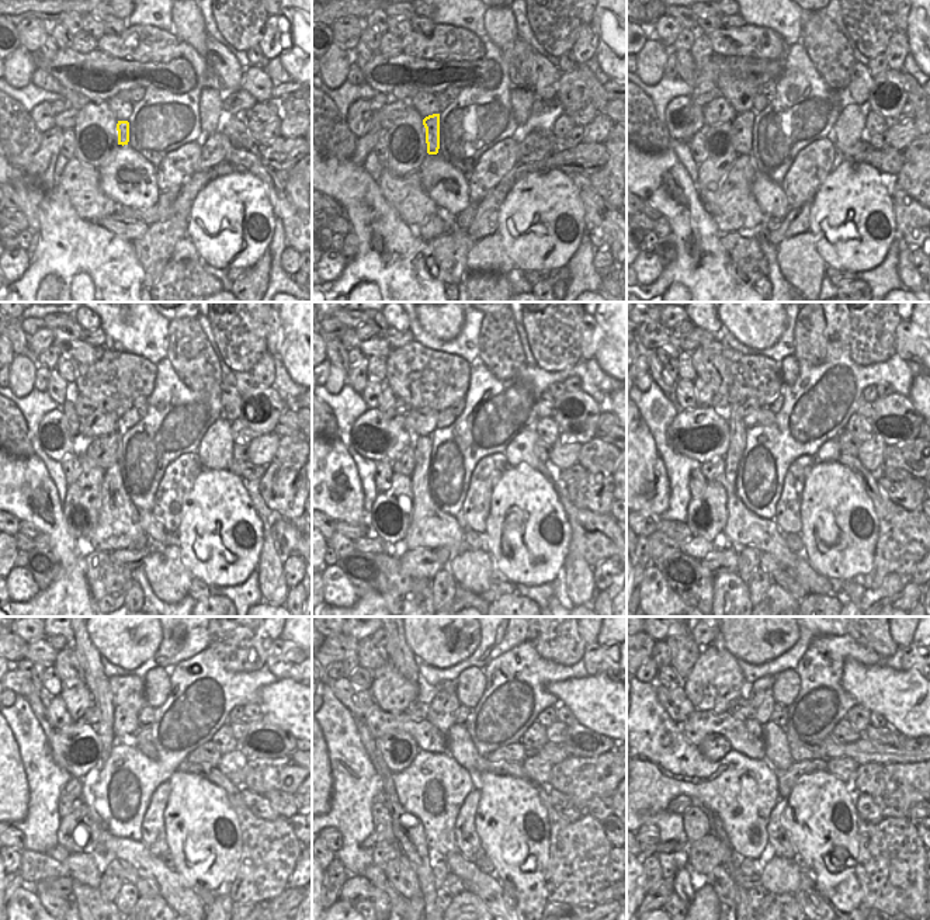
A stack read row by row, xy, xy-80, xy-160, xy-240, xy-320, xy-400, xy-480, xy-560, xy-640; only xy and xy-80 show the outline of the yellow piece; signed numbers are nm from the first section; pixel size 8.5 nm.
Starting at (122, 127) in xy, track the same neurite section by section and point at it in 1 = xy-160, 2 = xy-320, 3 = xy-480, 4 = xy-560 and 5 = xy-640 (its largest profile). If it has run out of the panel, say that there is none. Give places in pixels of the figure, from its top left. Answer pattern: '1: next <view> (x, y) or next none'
1: next xy-160 (742, 127)
2: next xy-320 (403, 464)
3: next xy-480 (73, 788)
4: next xy-560 (380, 798)
5: next xy-640 (680, 804)

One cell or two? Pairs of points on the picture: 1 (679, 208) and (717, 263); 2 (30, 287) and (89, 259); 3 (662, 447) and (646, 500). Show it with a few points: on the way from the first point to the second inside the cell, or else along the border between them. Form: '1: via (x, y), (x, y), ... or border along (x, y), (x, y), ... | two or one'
1: via (690, 222), (697, 233), (697, 243), (703, 249) | one
2: via (40, 271), (52, 259), (73, 259) | one
3: border along (646, 424), (666, 472), (667, 488) | two

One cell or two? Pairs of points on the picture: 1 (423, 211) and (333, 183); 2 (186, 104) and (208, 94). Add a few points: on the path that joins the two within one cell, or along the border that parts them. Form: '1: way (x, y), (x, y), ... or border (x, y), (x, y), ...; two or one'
1: border (377, 181), (382, 197), (408, 225); two
2: border (208, 86), (201, 90), (198, 101), (202, 131); two

